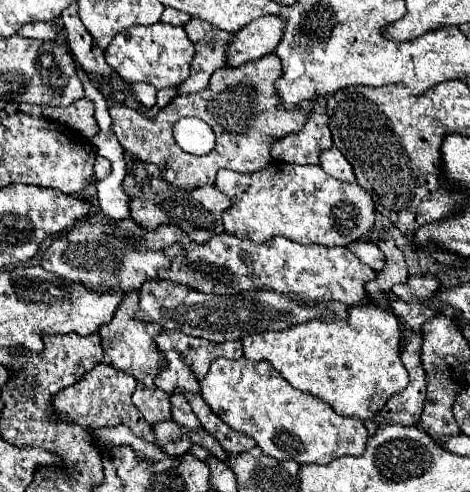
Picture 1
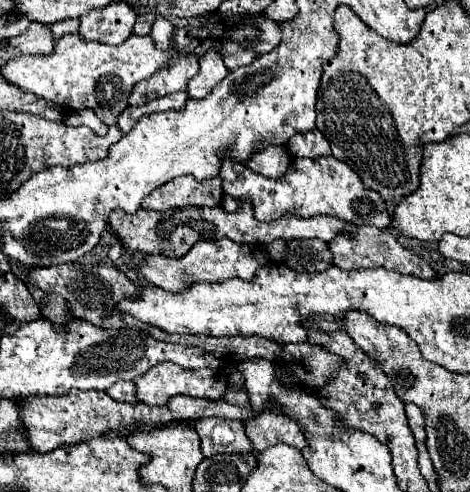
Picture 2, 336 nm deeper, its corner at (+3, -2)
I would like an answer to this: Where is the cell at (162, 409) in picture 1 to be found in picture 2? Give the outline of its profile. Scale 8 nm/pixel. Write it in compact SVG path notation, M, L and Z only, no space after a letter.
M117 381L113 387L107 389L107 393L115 399L115 401L123 401L123 403L141 403L137 399L137 385L133 381Z

